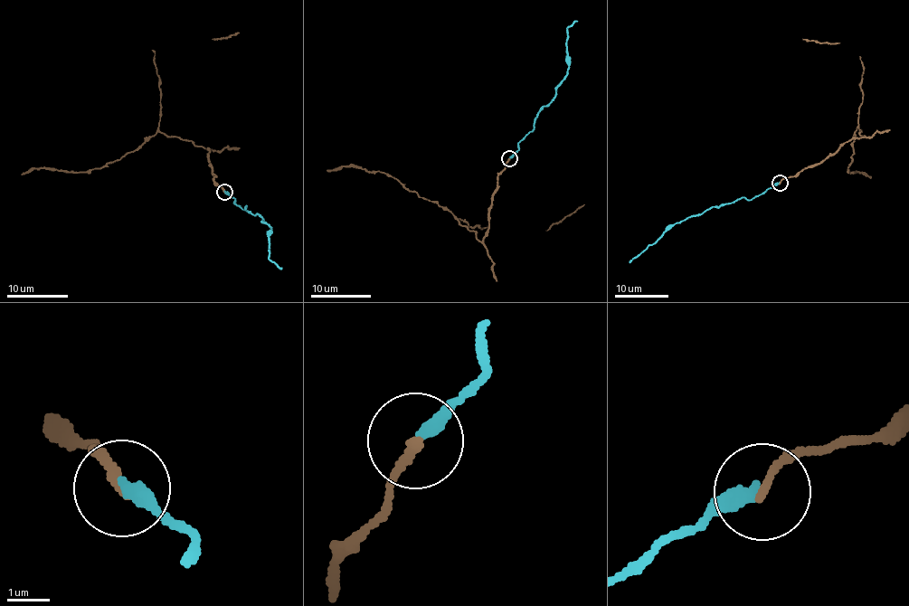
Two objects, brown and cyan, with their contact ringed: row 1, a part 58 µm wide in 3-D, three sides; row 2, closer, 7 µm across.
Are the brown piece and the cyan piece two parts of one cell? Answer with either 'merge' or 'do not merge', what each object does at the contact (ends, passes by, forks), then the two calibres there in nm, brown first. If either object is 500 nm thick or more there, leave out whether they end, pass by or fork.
merge; brown ends; cyan ends; calibres 200 and 300 nm

